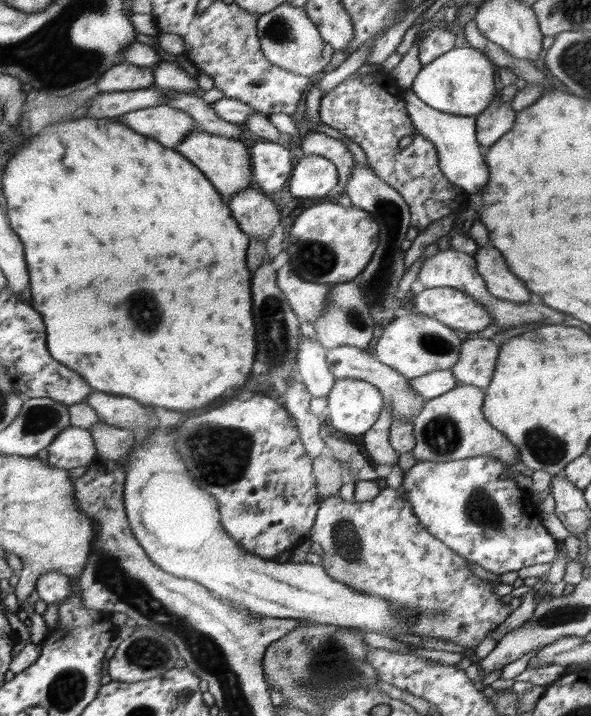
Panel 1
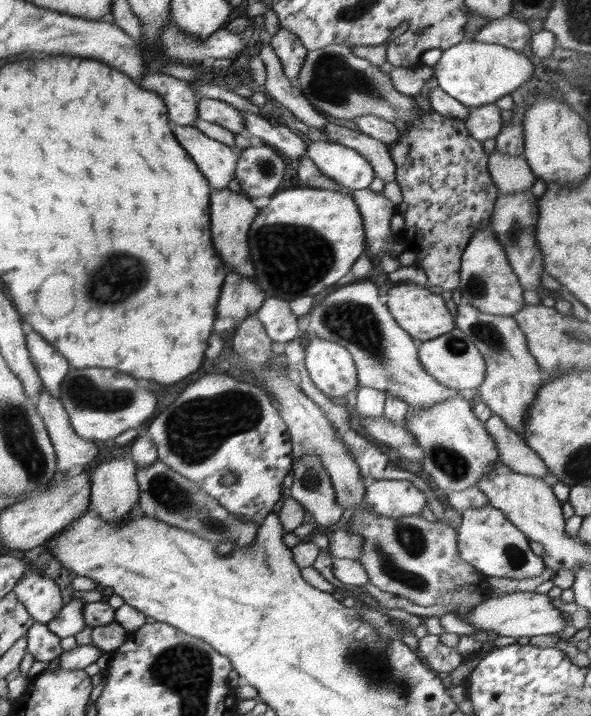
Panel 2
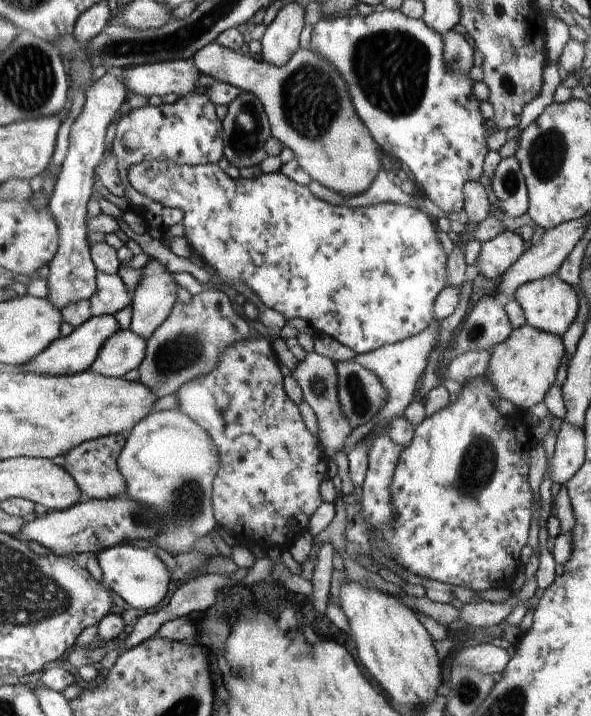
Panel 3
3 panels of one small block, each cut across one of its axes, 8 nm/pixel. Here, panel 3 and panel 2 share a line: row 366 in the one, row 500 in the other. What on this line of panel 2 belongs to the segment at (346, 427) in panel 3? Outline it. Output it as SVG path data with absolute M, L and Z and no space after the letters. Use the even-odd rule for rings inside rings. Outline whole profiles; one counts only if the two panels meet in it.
M316 454L293 458L291 497L310 512L315 523L330 527L340 520L344 508L335 499L335 490Z

